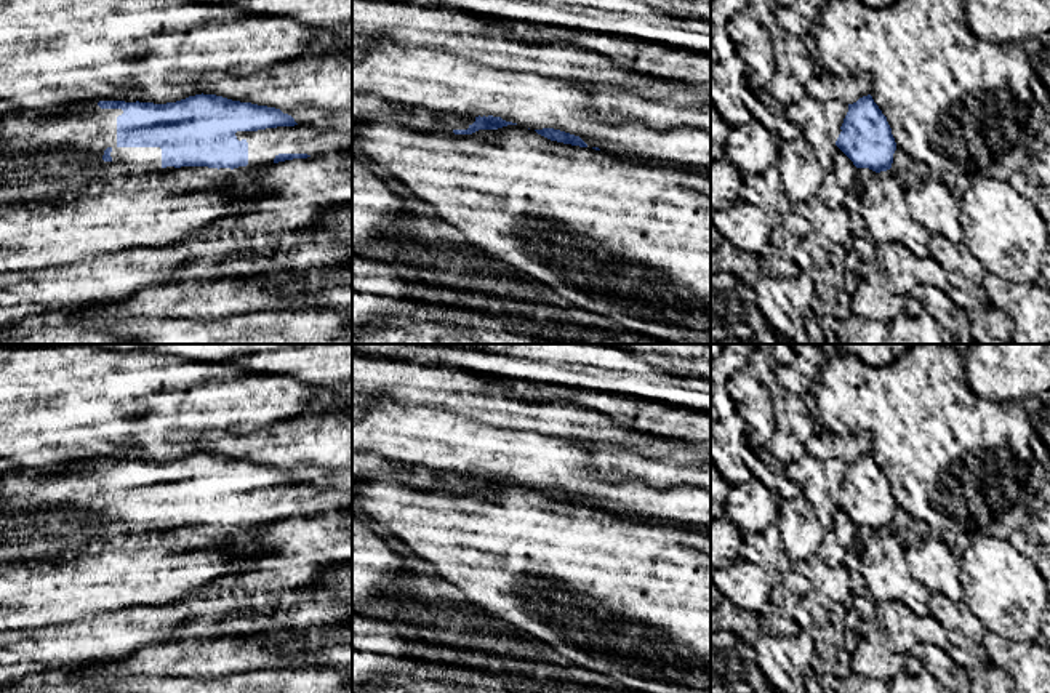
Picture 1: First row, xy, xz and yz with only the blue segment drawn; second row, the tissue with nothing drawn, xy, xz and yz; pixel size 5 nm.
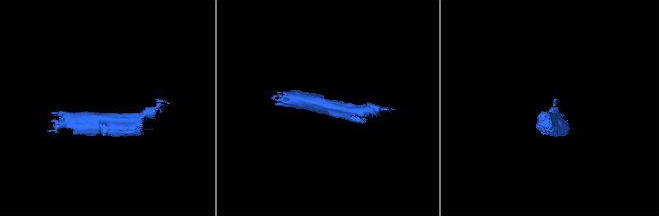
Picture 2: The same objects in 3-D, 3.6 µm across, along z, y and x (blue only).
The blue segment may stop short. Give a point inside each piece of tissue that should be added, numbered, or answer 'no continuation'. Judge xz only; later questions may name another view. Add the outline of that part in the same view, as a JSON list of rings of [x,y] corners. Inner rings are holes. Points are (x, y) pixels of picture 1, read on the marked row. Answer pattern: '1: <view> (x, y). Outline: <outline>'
1: xz (367, 106). Outline: [[[352,91],[352,125],[357,122],[389,120],[413,130],[467,130],[475,117],[445,114],[427,106],[400,106],[376,93]]]

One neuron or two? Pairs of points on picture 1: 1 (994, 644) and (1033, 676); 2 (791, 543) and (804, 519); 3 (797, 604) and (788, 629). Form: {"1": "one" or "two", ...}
{"1": "one", "2": "one", "3": "one"}

